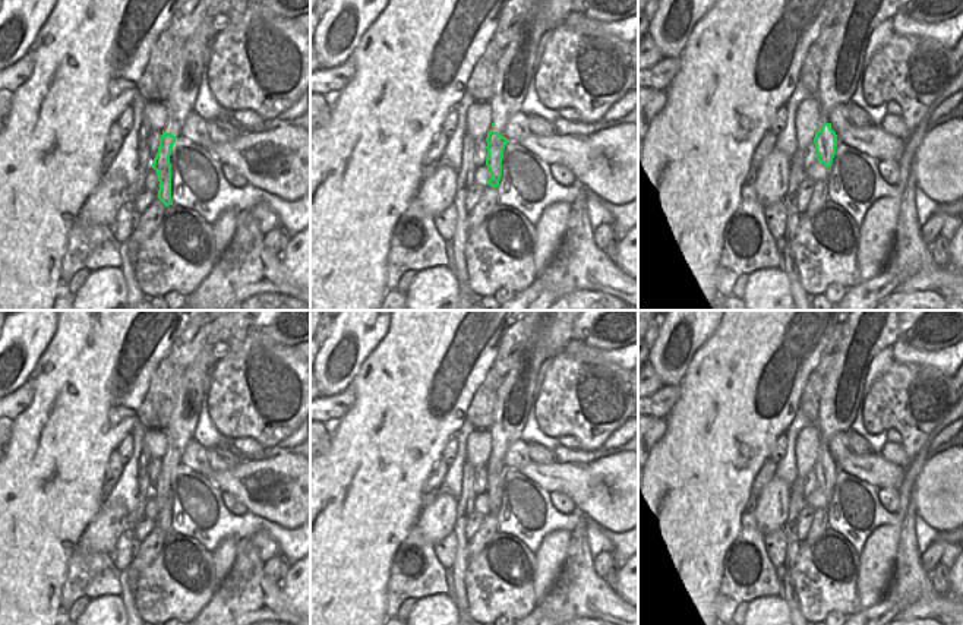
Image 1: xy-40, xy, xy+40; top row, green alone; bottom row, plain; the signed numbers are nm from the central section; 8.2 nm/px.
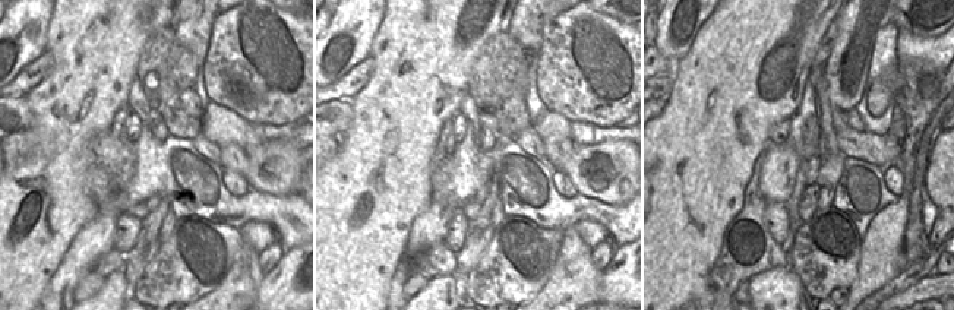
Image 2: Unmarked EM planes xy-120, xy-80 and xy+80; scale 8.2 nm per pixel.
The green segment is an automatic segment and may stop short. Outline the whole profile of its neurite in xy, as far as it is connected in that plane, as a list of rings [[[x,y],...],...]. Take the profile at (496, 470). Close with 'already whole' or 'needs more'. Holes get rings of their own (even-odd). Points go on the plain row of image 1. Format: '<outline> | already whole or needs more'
[[[492,457],[487,460],[487,483],[486,483],[486,493],[490,501],[490,506],[487,509],[489,514],[498,515],[499,508],[502,505],[502,487],[503,487],[503,477],[508,467]]] | already whole

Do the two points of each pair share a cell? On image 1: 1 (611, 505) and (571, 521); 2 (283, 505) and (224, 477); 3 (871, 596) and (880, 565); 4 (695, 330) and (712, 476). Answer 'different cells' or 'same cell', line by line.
1: different cells
2: same cell
3: same cell
4: different cells

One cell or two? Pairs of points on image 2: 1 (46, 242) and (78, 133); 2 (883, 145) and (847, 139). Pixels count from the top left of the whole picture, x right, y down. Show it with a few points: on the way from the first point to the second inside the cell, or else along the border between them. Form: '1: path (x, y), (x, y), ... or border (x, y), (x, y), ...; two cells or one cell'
1: path (43, 215), (49, 184), (59, 160); one cell
2: path (874, 145), (856, 144); one cell

